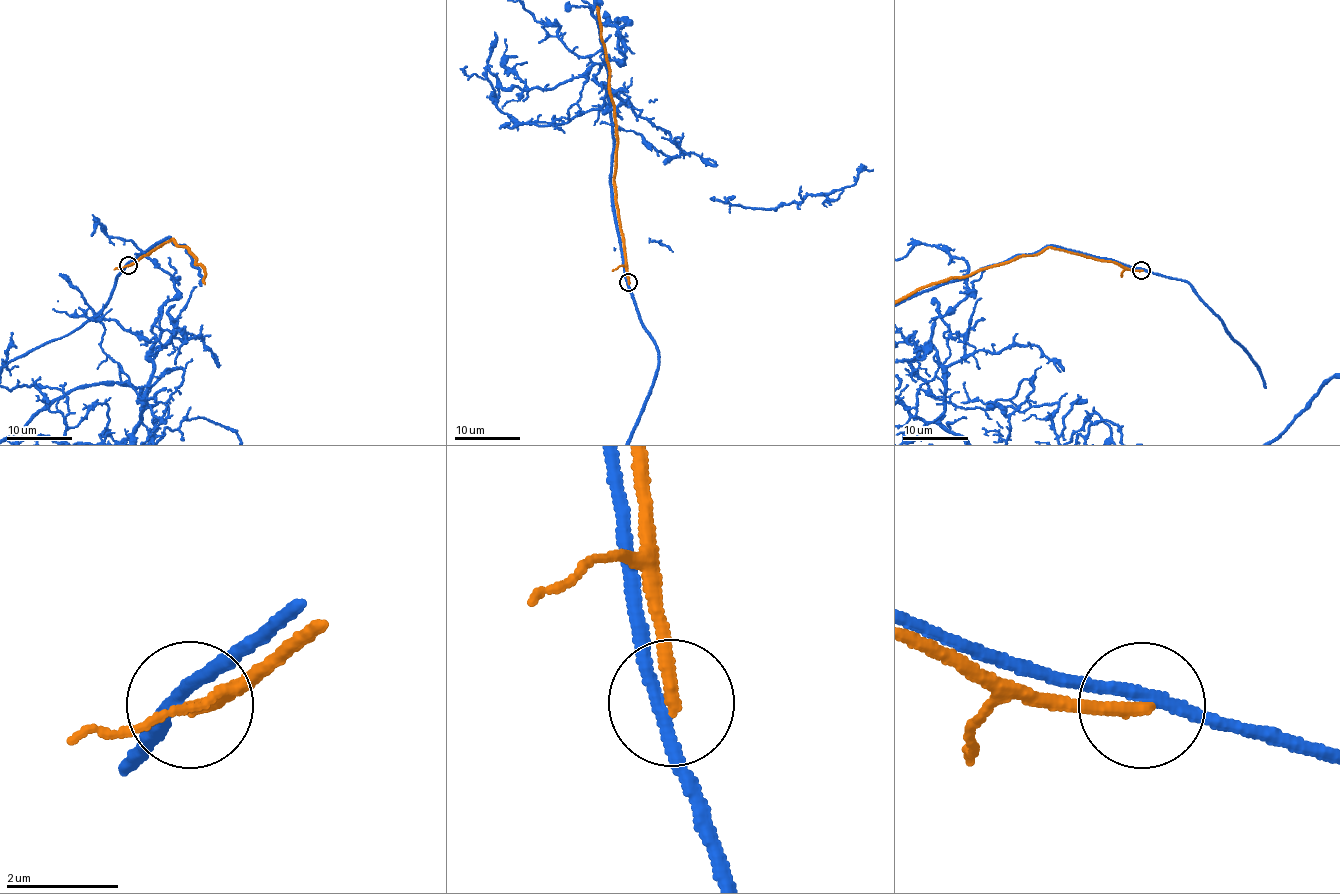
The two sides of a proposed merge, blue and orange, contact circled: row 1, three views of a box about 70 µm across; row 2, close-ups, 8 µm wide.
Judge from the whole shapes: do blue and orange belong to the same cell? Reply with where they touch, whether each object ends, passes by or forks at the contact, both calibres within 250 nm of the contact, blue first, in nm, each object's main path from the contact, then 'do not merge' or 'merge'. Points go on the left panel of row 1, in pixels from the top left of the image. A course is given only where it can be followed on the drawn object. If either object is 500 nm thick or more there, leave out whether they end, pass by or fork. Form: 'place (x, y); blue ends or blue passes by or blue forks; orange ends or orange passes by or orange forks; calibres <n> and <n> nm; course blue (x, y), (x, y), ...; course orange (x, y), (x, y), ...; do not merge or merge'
place (128, 265); blue passes by; orange ends; calibres 200 and 240 nm; do not merge

